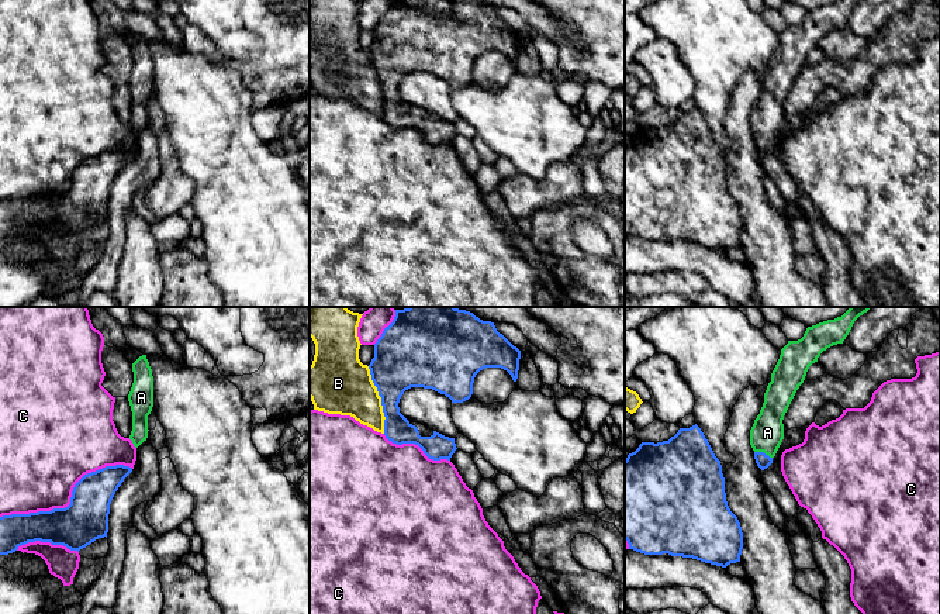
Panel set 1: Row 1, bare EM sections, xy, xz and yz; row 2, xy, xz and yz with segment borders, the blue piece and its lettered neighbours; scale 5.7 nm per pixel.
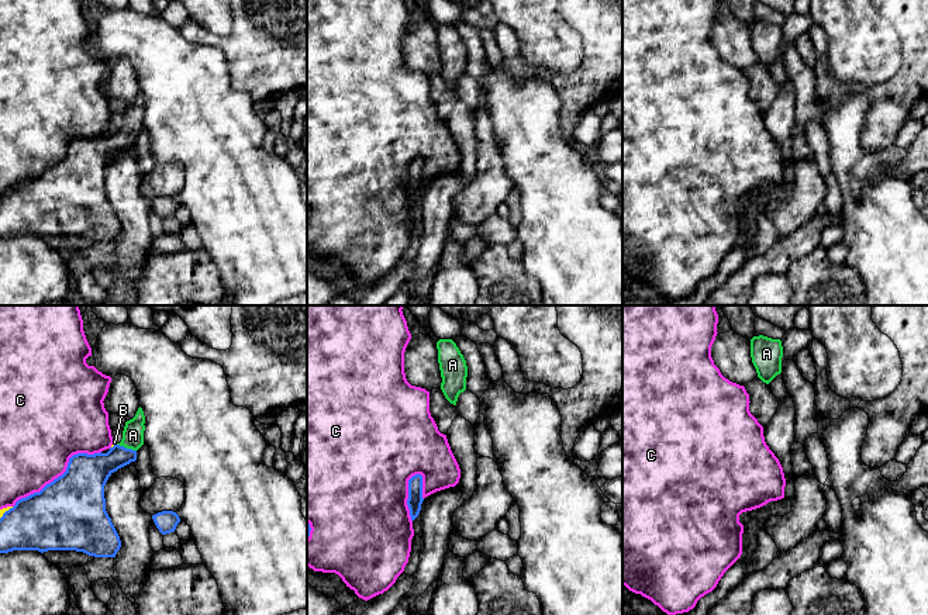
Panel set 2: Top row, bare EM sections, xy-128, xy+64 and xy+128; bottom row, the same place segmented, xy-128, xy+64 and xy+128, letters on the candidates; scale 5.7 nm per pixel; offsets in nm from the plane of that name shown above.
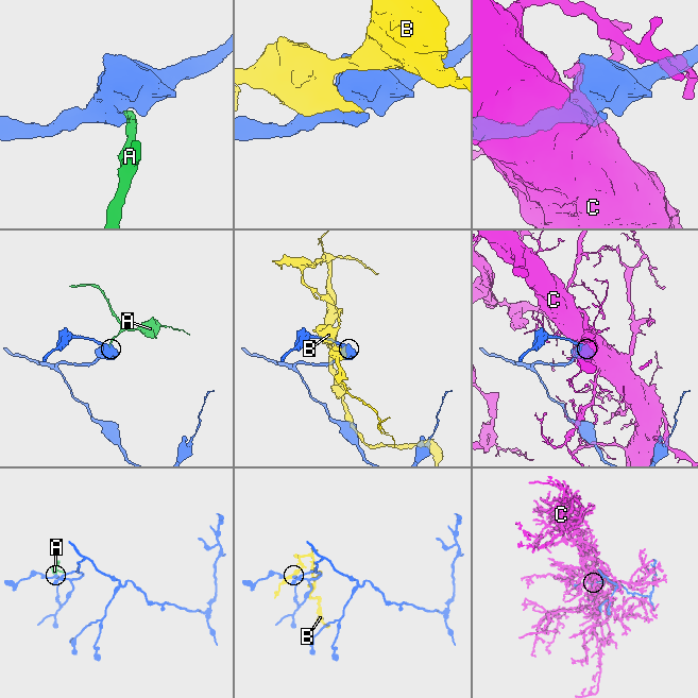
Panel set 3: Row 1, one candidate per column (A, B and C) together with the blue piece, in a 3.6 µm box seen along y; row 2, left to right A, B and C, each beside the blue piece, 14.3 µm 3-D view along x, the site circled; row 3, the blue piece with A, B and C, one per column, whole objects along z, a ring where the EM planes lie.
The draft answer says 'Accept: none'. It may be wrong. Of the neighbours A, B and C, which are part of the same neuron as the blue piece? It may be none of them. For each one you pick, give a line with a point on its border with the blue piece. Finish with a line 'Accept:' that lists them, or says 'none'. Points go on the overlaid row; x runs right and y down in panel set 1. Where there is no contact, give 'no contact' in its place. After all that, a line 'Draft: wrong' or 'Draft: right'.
A: meets blue in yz at (763, 452)
Accept: A
Draft: wrong

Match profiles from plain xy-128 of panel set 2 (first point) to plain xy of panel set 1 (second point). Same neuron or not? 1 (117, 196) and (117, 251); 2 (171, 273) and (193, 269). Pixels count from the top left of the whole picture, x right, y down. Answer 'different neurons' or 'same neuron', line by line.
1: different neurons
2: same neuron

